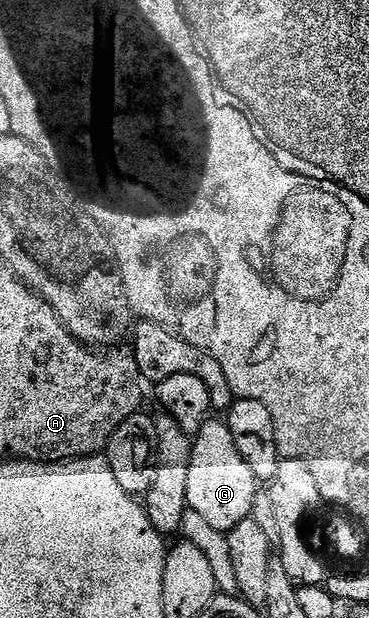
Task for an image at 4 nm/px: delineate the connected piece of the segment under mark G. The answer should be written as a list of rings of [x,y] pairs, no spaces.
[[[206,420],[201,430],[192,438],[193,454],[187,471],[187,499],[189,508],[199,511],[199,515],[204,521],[211,523],[215,531],[227,535],[236,525],[243,523],[243,519],[250,517],[253,500],[259,492],[259,482],[251,467],[247,467],[247,459],[239,455],[239,447],[235,447],[235,439],[231,439],[228,424],[224,420],[213,420]]]

